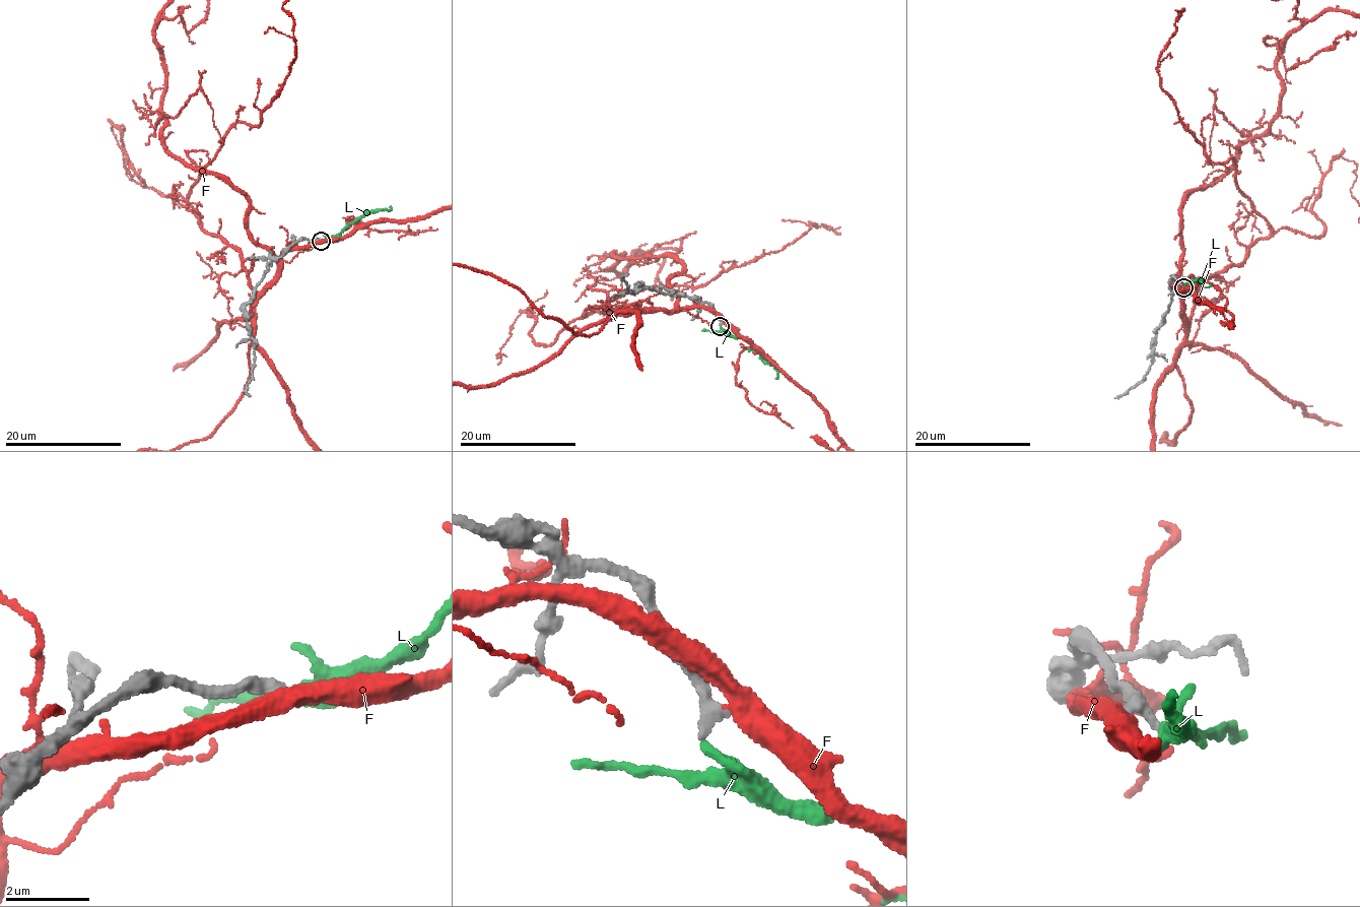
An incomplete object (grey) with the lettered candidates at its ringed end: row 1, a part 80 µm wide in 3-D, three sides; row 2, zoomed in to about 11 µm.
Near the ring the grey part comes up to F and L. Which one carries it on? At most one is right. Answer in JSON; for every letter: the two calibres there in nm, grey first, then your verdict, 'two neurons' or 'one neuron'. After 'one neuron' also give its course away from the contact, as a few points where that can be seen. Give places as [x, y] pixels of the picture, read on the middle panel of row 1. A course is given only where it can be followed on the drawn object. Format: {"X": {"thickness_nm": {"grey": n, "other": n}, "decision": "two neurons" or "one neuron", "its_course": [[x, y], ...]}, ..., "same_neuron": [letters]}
{"F": {"thickness_nm": {"grey": 400, "other": 400}, "decision": "two neurons"}, "L": {"thickness_nm": {"grey": 320, "other": 200}, "decision": "one neuron", "its_course": [[721, 326], [756, 347], [776, 372], [777, 378]]}, "same_neuron": ["L"]}

